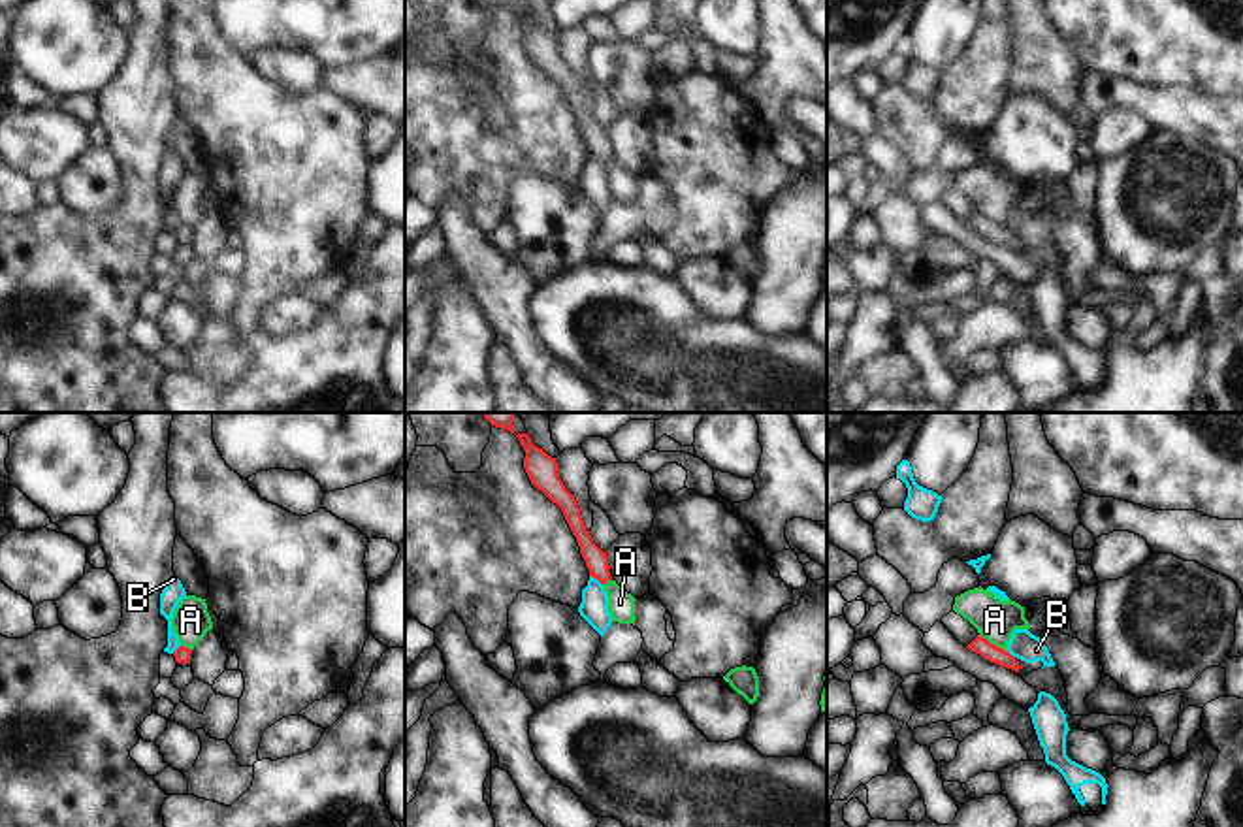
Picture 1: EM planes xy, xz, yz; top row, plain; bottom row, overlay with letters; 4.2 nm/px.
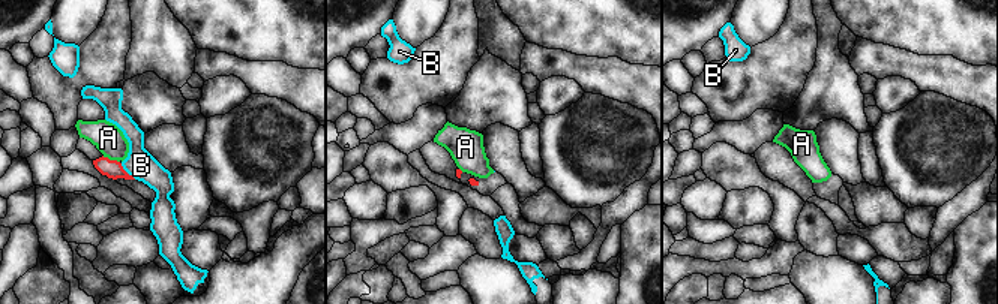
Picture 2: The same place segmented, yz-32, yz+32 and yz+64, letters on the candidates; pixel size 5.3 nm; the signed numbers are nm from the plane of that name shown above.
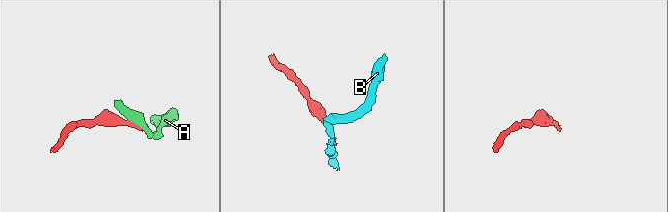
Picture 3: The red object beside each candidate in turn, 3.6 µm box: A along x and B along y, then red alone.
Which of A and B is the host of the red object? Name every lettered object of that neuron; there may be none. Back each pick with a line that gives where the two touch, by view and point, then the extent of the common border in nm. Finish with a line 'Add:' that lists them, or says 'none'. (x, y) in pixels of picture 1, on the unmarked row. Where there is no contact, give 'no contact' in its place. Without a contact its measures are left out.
Add: none

